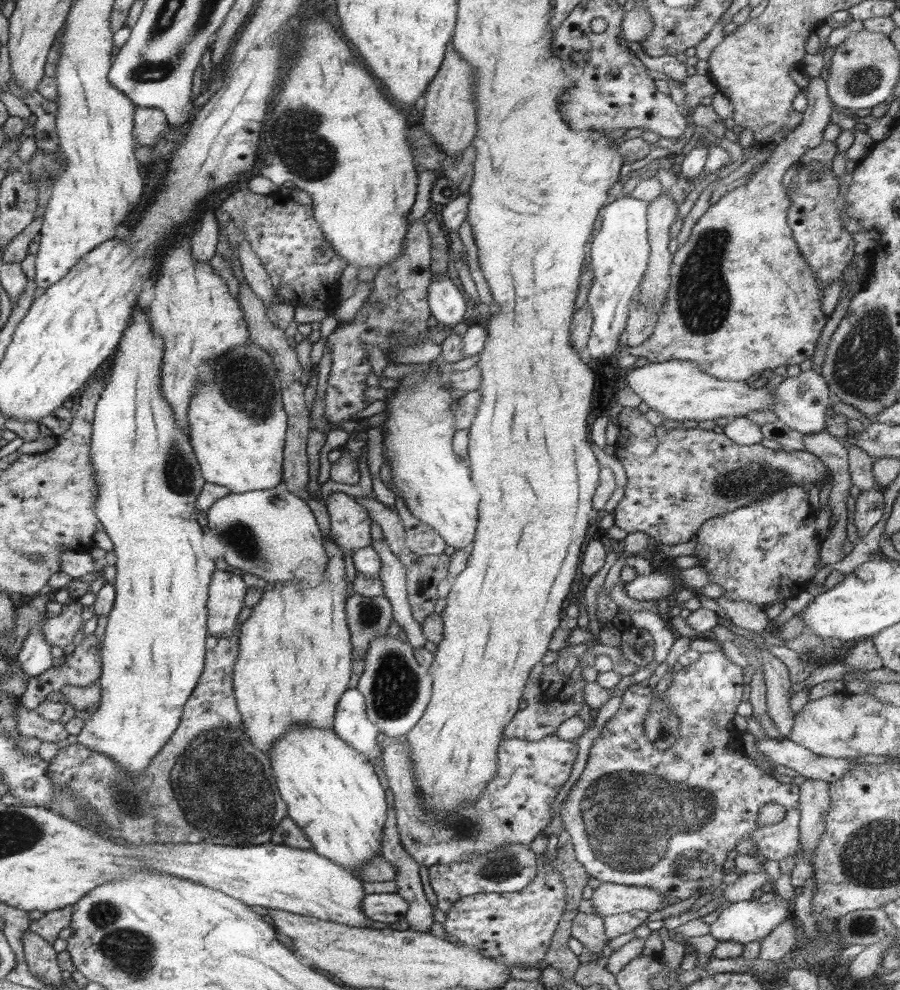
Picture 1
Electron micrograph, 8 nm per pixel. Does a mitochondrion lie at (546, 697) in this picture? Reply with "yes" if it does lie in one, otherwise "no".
no

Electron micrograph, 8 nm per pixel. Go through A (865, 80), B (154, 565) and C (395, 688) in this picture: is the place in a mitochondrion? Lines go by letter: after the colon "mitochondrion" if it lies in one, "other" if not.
A: mitochondrion
B: other
C: mitochondrion

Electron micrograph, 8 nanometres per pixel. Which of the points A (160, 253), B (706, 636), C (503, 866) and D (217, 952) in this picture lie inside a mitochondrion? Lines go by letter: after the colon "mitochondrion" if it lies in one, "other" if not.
A: other
B: other
C: mitochondrion
D: other

